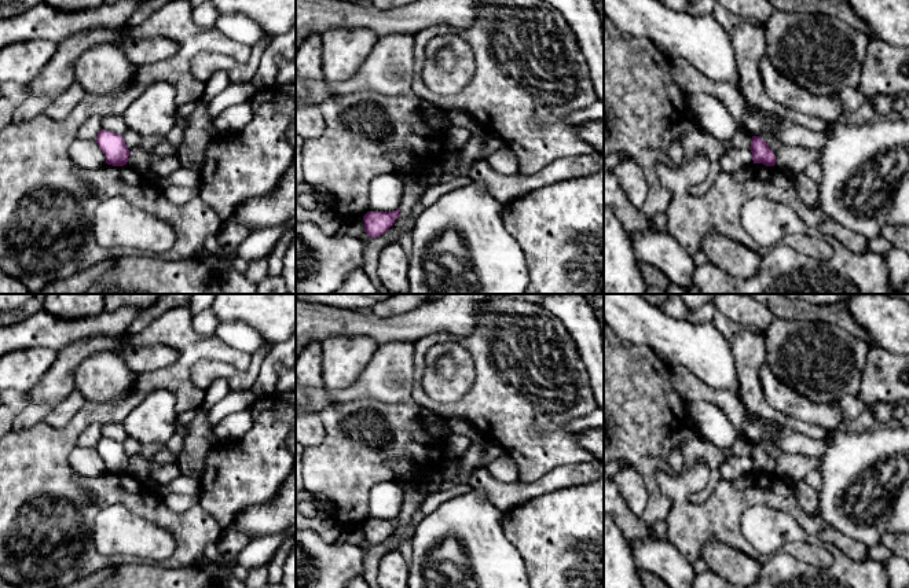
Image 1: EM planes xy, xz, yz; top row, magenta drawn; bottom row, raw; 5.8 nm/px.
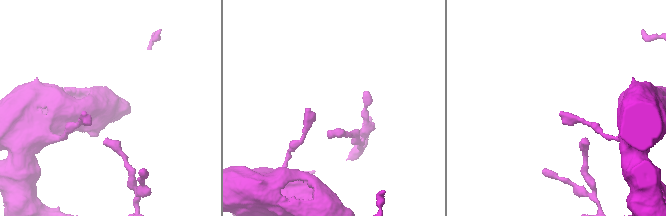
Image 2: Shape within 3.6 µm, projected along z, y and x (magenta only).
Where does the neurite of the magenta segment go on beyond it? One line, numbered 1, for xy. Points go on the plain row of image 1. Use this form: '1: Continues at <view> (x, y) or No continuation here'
1: No continuation here

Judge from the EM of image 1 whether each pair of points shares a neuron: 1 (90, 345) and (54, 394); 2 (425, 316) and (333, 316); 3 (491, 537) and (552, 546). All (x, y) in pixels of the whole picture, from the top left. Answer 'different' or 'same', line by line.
1: same
2: same
3: different

